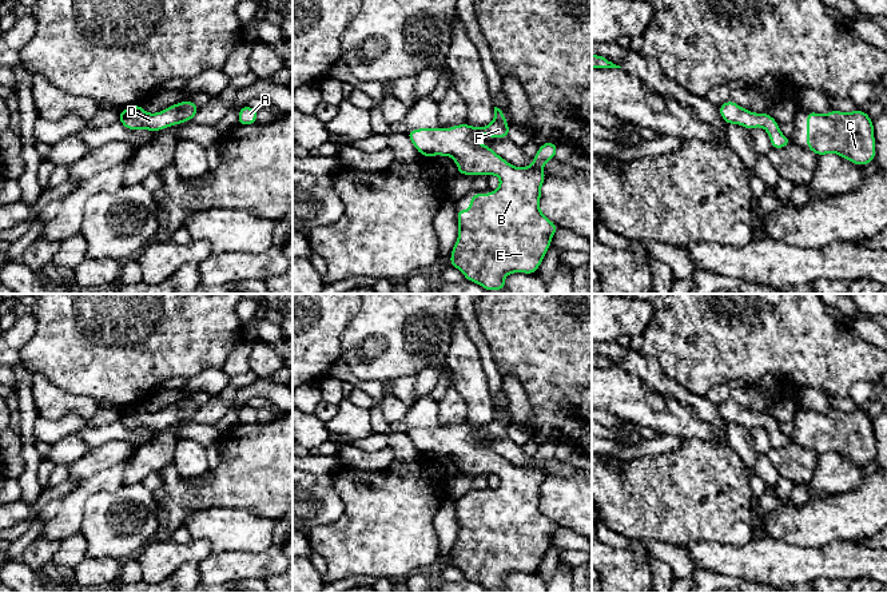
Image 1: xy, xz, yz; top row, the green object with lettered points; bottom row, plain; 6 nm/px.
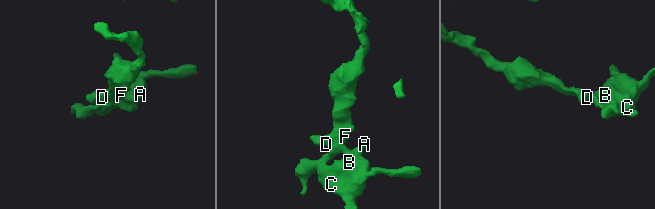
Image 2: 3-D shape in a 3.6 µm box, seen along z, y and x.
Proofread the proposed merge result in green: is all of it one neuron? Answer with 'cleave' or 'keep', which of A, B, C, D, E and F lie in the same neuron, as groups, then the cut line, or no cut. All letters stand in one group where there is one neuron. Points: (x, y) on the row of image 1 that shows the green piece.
keep; A B C D E F; no cut

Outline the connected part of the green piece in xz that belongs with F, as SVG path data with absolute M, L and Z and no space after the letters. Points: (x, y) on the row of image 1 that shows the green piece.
M494 107L494 119L485 127L462 123L450 128L417 128L406 132L419 155L452 156L460 175L500 178L500 187L496 191L472 194L470 208L457 210L460 231L449 259L449 263L458 268L466 280L478 283L489 292L505 290L505 276L509 274L537 272L550 247L552 236L558 231L558 227L540 210L541 187L546 179L544 164L556 158L558 146L552 142L541 144L533 156L534 162L520 168L497 155L490 146L484 146L476 139L480 134L493 139L509 138L509 130L505 114Z

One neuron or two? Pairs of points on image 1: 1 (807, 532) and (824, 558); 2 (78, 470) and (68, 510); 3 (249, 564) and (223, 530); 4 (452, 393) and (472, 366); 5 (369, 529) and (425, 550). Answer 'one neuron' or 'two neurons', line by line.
1: two neurons
2: two neurons
3: two neurons
4: two neurons
5: one neuron

